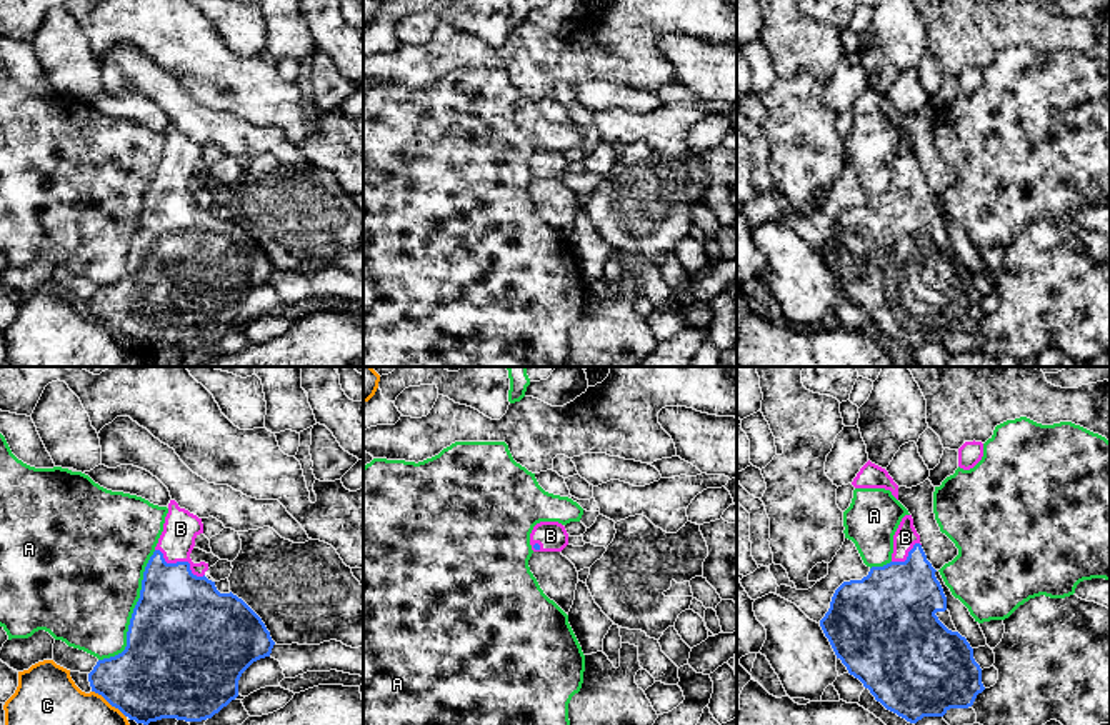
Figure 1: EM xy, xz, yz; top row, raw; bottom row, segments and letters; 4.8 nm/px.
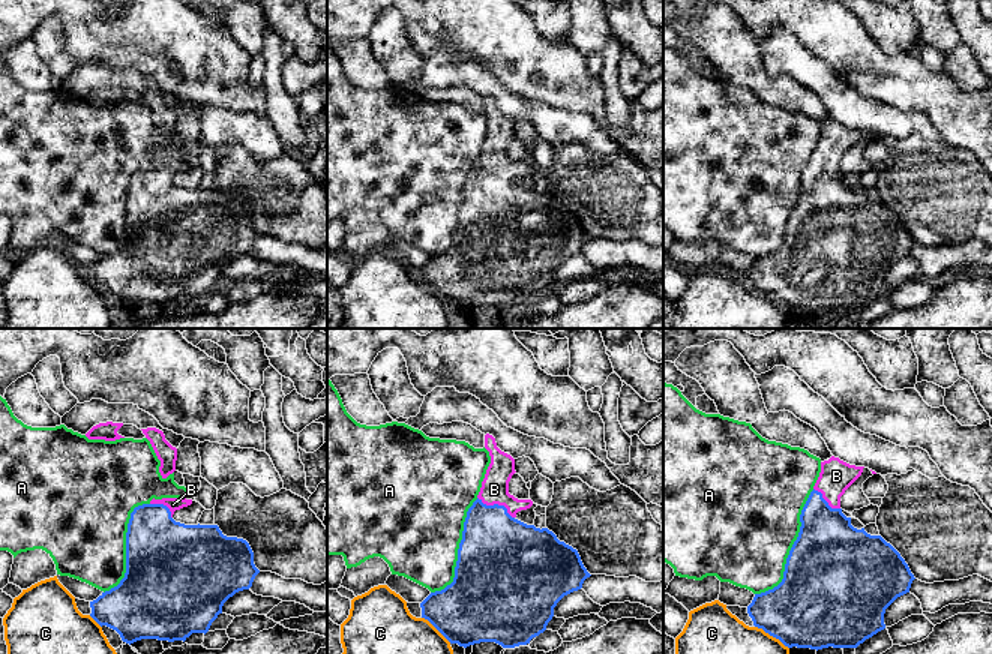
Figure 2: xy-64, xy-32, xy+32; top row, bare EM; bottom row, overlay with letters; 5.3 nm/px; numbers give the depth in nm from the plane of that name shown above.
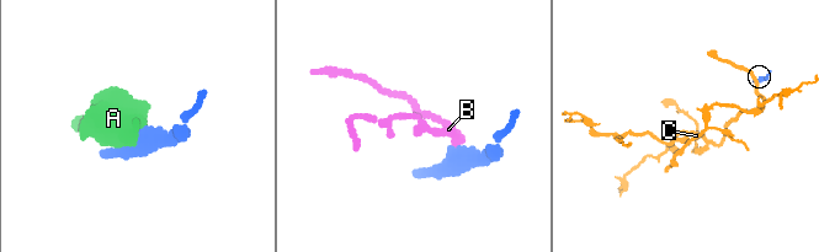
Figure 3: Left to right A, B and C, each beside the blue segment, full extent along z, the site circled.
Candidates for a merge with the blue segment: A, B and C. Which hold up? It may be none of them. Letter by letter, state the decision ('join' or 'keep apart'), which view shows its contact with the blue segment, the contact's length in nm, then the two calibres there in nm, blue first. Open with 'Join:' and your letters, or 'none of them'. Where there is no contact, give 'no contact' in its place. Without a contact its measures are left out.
Join: B
A: keep apart | xy | 600 nm | 500/480 nm
B: join | xy | 280 nm | 400/170 nm
C: keep apart | xy | 220 nm | 400/460 nm

